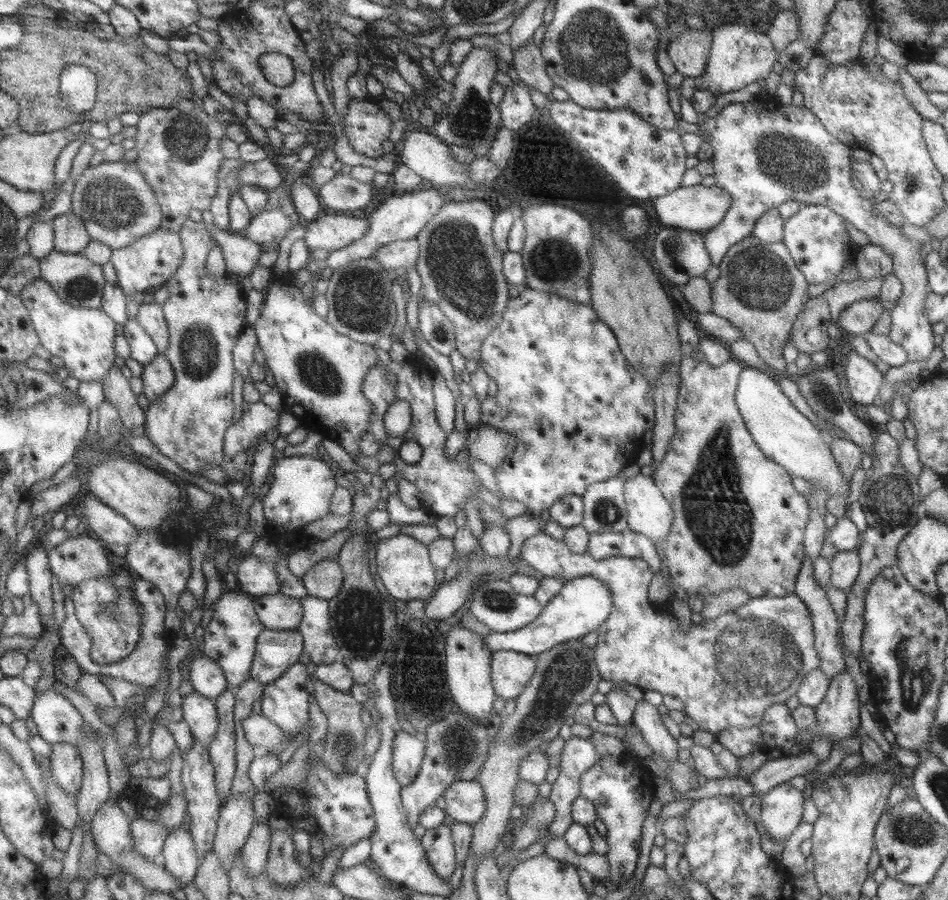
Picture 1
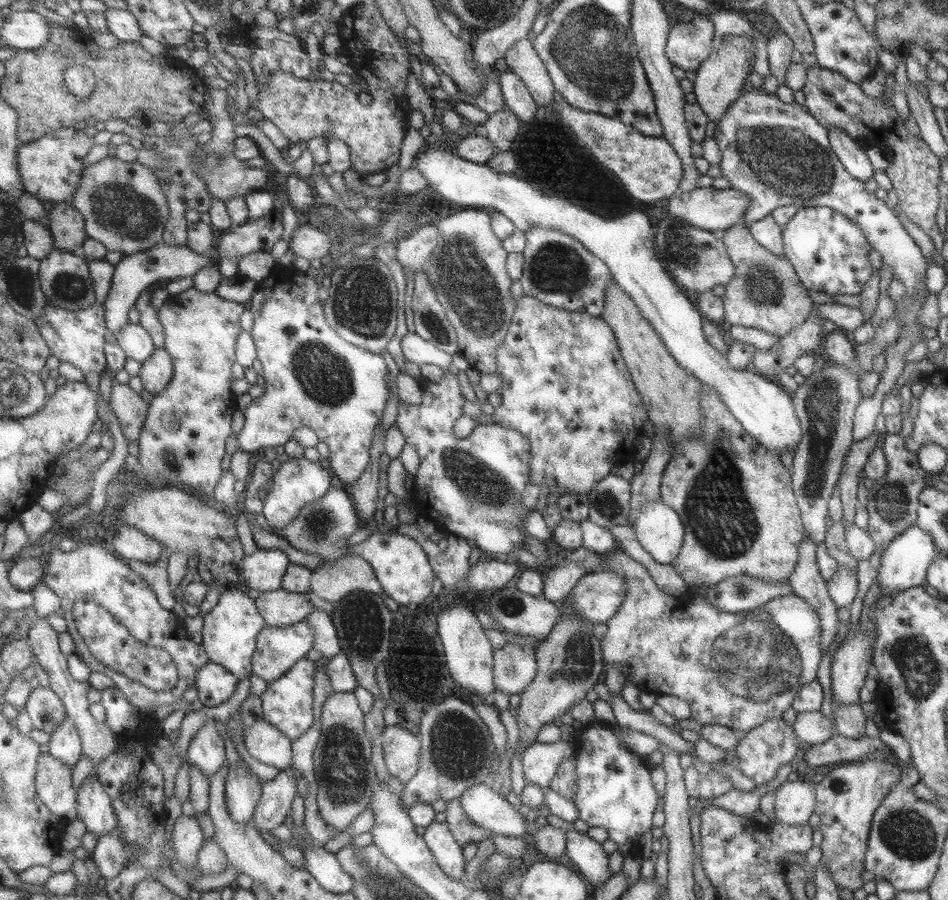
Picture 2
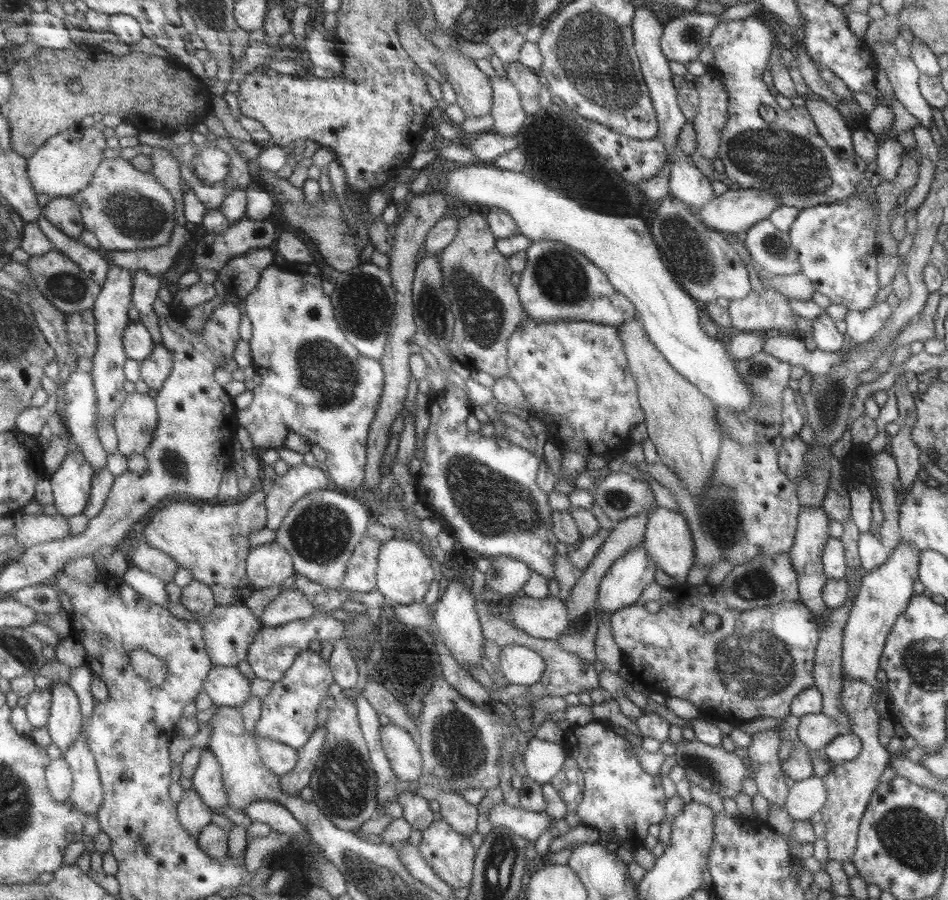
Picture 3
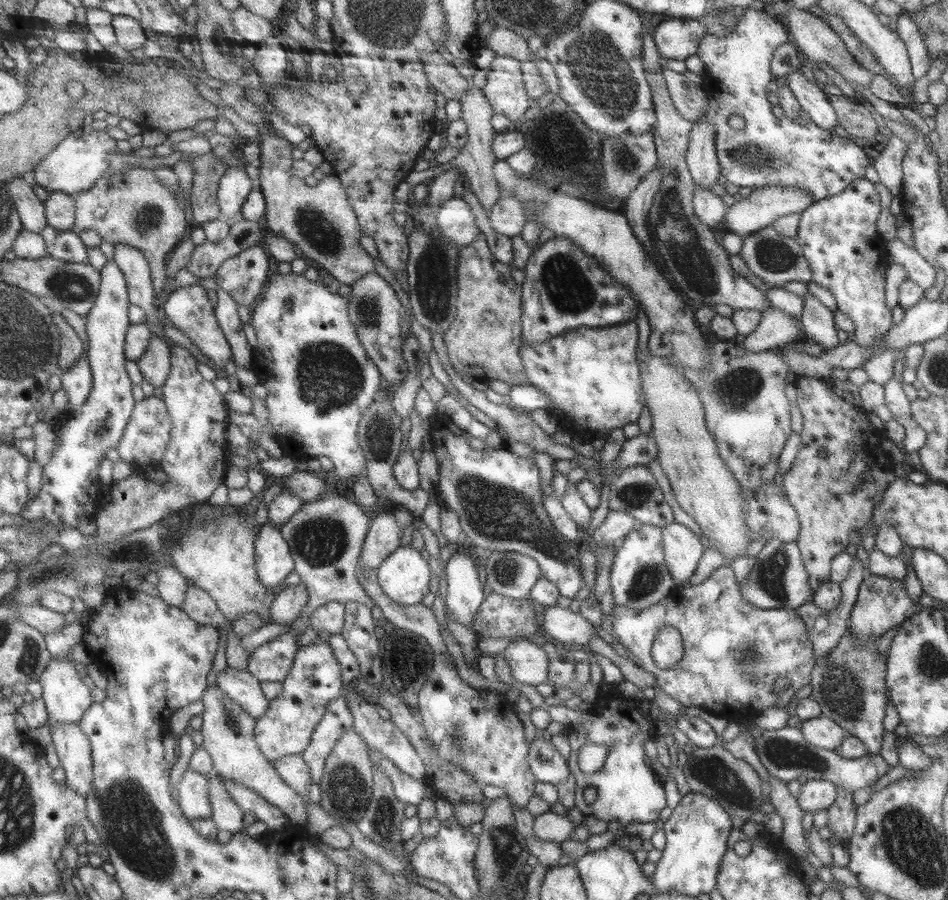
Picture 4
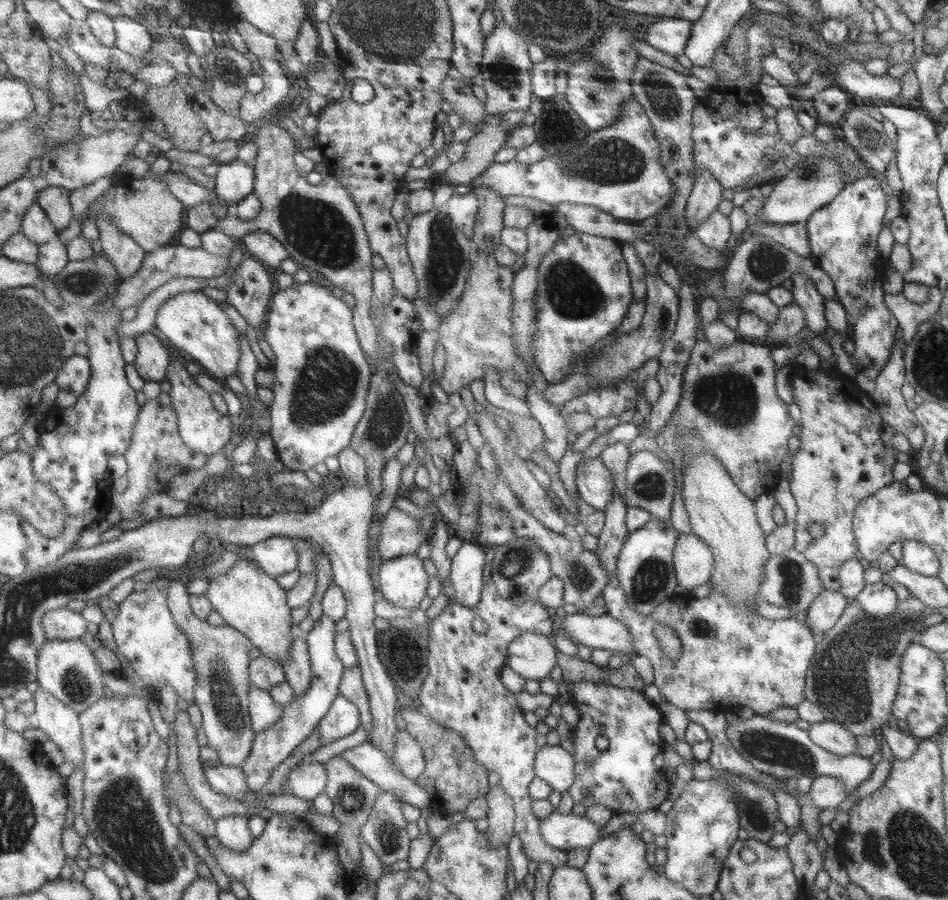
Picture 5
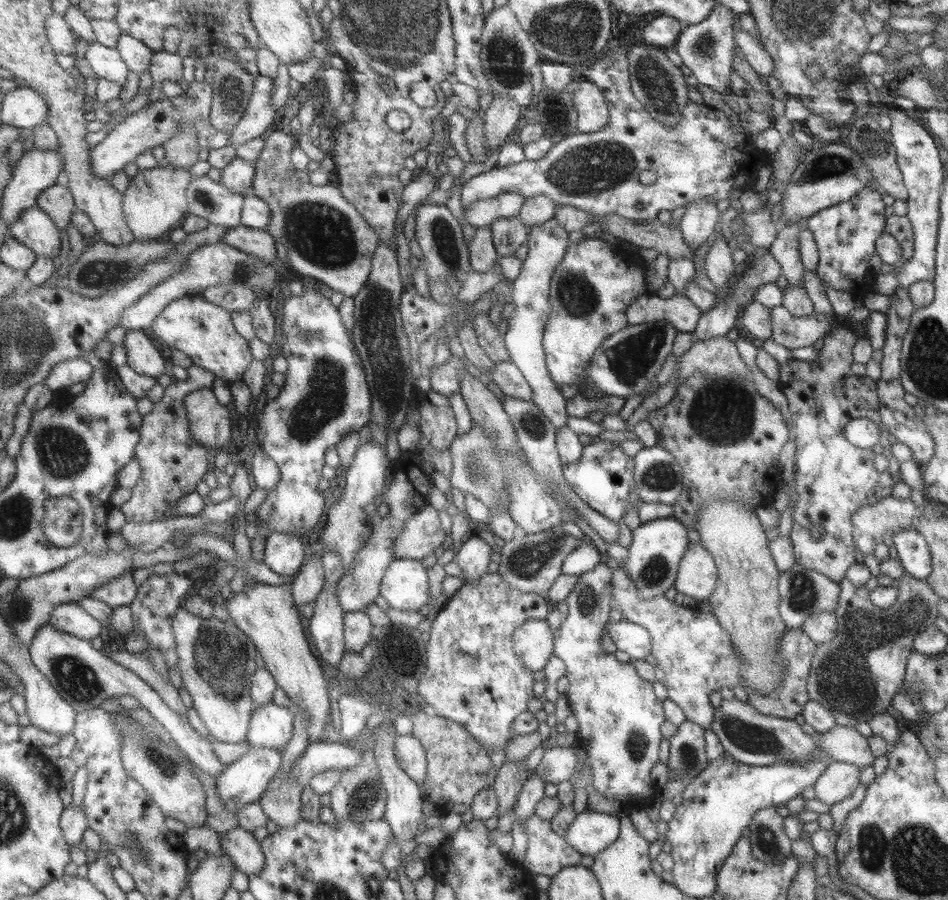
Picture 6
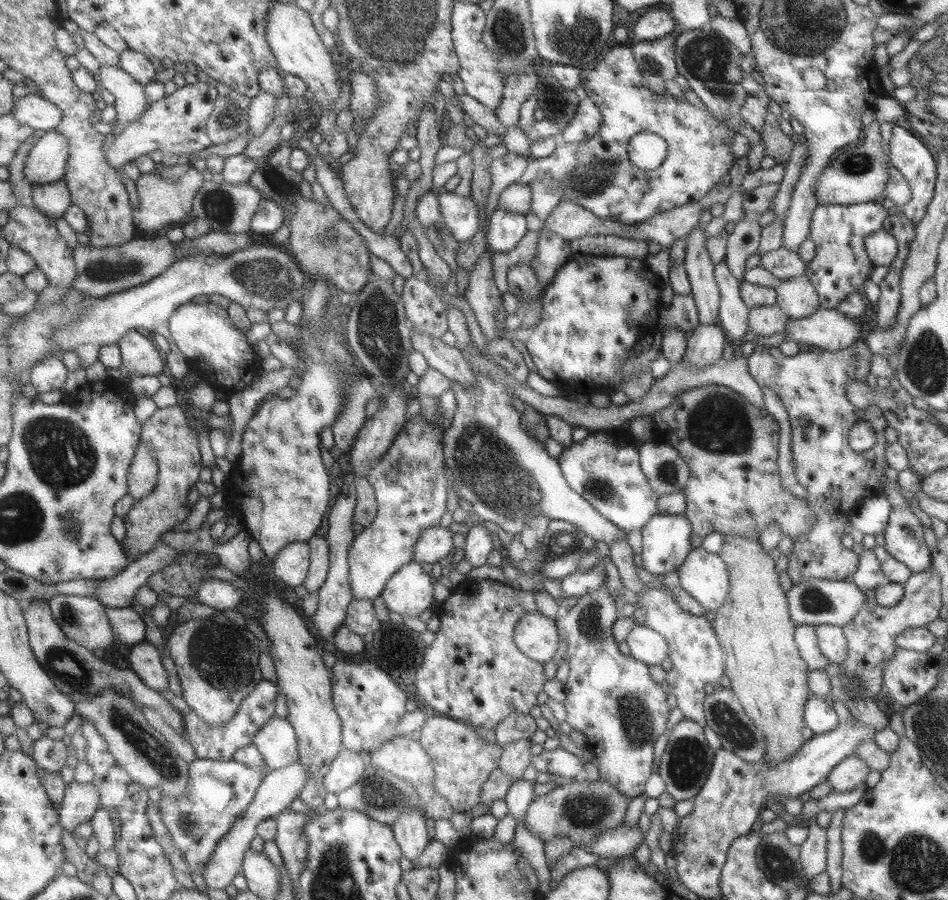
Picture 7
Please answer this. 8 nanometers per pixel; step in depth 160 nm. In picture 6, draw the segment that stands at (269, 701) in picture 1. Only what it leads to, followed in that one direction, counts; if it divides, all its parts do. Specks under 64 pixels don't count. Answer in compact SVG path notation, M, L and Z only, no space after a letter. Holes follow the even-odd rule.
M337 584L325 585L319 594L311 621L310 634L323 664L338 668L346 656L346 611L339 604ZM252 746L251 750L234 762L215 780L217 795L224 801L227 808L234 811L242 806L259 801L270 788L270 783L282 769L283 752L266 746Z

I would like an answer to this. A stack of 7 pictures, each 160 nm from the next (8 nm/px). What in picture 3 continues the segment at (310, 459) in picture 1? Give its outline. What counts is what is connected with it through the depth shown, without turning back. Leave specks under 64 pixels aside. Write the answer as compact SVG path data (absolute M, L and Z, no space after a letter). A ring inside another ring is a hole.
M303 463L292 466L287 474L278 475L267 495L268 528L277 531L281 528L291 507L313 490L329 488L330 474L321 468Z

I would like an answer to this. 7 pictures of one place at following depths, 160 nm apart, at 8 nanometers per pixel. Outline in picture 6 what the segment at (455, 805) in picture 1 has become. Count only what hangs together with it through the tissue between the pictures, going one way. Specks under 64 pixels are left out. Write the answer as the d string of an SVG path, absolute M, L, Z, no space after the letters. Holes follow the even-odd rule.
M585 810L571 821L563 838L577 852L593 857L617 838L619 827L619 818Z

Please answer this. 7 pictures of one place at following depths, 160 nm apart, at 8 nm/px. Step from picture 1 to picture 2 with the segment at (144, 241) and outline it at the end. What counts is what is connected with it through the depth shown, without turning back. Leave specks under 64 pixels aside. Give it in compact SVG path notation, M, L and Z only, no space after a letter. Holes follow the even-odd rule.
M165 242L156 245L153 249L141 251L135 254L124 254L120 261L116 264L115 274L112 280L112 287L108 297L104 302L106 308L106 321L108 328L109 342L117 343L116 334L129 324L129 312L131 308L136 306L142 292L149 288L151 284L159 282L159 280L175 280L175 278L183 278L191 276L192 278L200 271L210 266L210 264L219 263L217 260L208 256L203 256L192 250L190 247L169 246Z

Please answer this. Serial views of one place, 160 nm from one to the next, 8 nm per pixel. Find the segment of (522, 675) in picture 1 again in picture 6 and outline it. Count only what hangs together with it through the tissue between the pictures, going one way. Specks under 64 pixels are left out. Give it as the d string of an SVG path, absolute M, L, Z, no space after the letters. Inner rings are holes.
M545 619L527 620L512 633L512 648L525 669L541 670L552 656L553 633Z

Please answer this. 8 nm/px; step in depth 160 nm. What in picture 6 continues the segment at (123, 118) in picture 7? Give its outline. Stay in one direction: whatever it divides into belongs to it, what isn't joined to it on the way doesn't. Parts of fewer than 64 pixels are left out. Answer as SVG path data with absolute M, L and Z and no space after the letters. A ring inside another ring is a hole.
M99 41L88 43L85 59L90 68L99 78L116 82L124 89L131 70L123 60L119 49L101 44Z

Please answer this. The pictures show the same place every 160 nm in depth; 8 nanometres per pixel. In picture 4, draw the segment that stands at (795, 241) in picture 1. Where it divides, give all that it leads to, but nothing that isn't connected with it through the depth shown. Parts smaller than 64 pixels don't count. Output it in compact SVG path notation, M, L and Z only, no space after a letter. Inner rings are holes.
M859 178L833 196L813 201L800 212L795 240L809 263L812 281L828 290L835 299L836 309L853 322L854 331L849 339L859 346L874 346L876 340L891 328L891 309L886 305L884 296L884 270L887 262L885 242L877 234L876 224L879 218L879 195L873 183Z

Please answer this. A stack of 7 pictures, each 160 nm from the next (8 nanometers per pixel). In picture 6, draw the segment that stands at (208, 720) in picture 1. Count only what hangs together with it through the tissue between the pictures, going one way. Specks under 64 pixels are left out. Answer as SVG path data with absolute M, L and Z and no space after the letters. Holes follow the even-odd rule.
M240 825L226 832L220 844L231 853L238 871L245 873L249 878L265 869L267 860L262 843L254 833Z

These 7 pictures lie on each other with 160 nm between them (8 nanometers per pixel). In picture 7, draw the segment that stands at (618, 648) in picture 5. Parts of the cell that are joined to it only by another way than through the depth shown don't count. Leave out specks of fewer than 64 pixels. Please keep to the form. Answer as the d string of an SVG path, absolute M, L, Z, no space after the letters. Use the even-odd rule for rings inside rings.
M635 624L625 638L629 646L630 656L643 662L645 665L659 665L667 658L667 642L659 633Z

